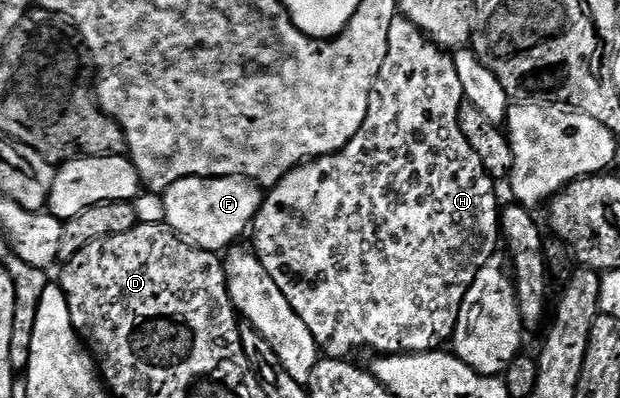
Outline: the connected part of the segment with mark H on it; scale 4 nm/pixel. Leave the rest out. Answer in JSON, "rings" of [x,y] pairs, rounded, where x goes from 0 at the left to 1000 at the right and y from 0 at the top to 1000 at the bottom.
{"rings":[[[639,43],[627,73],[627,123],[621,123],[621,156],[615,163],[615,183],[608,183],[602,236],[595,244],[595,284],[582,324],[576,324],[576,344],[534,389],[521,389],[473,422],[429,482],[408,563],[410,636],[421,666],[427,666],[434,696],[440,696],[447,726],[460,736],[460,756],[473,766],[473,786],[492,807],[498,837],[505,837],[508,864],[526,899],[565,894],[565,882],[577,872],[600,872],[611,892],[671,892],[676,882],[713,874],[734,837],[740,779],[750,756],[750,736],[756,736],[756,716],[763,716],[782,656],[794,651],[806,628],[808,508],[798,492],[802,460],[779,422],[769,384],[763,384],[763,364],[750,354],[750,334],[744,334],[740,276],[748,254],[744,193],[737,193],[732,146],[716,121],[697,108],[677,68],[666,63],[666,53]]]}

